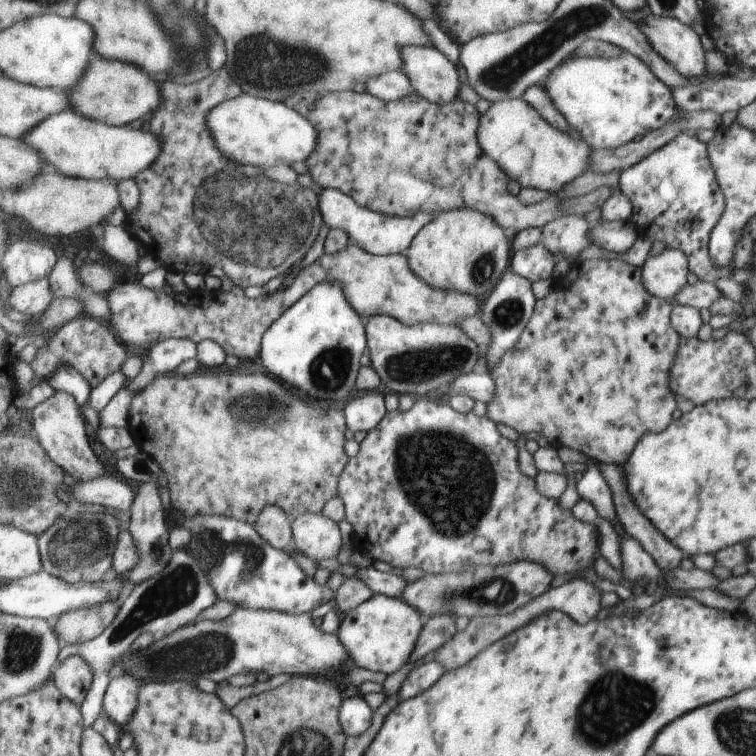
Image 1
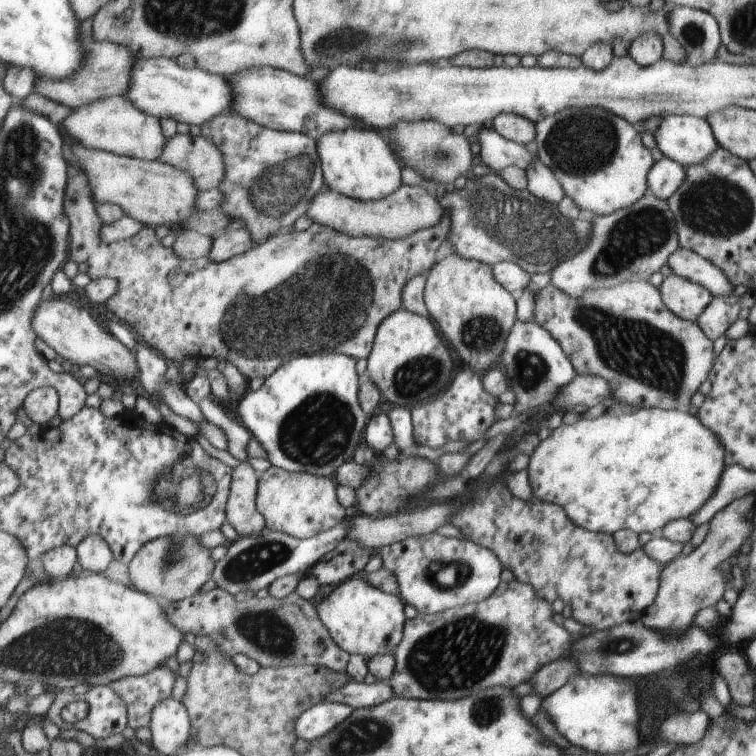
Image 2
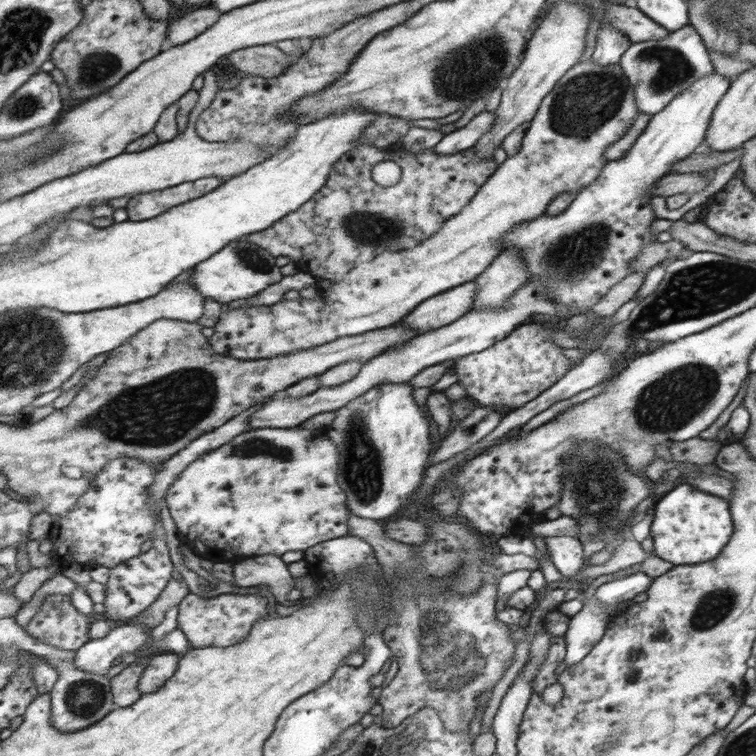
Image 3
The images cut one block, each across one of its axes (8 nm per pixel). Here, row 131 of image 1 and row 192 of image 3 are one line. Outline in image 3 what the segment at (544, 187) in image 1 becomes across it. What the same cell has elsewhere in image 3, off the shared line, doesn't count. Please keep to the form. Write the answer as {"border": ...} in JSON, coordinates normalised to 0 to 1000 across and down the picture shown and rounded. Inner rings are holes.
{"border":[[[782,78],[767,82],[734,112],[729,124],[718,131],[706,159],[701,160],[701,168],[692,180],[688,198],[660,217],[612,280],[587,292],[587,299],[581,304],[582,310],[577,307],[570,315],[553,320],[553,325],[540,331],[501,336],[503,341],[497,341],[497,347],[480,347],[481,352],[471,352],[471,357],[466,357],[466,362],[460,362],[455,373],[439,376],[437,382],[423,386],[423,392],[419,389],[418,394],[407,394],[407,397],[402,394],[402,423],[399,423],[399,394],[373,397],[360,405],[333,405],[320,409],[304,406],[302,413],[292,415],[284,431],[286,440],[278,446],[280,463],[302,474],[323,476],[360,474],[370,468],[418,460],[443,451],[444,447],[471,446],[475,442],[528,429],[538,421],[540,414],[561,398],[582,388],[590,388],[591,384],[602,382],[603,378],[627,372],[630,366],[639,362],[640,356],[659,341],[661,333],[665,333],[667,312],[683,302],[683,298],[720,286],[730,265],[741,259],[741,255],[761,258],[767,250],[786,243],[803,220],[804,212],[799,209],[799,200],[831,175],[831,169],[839,164],[845,149],[840,115],[831,108],[820,85],[794,87],[791,82],[783,82]]]}

